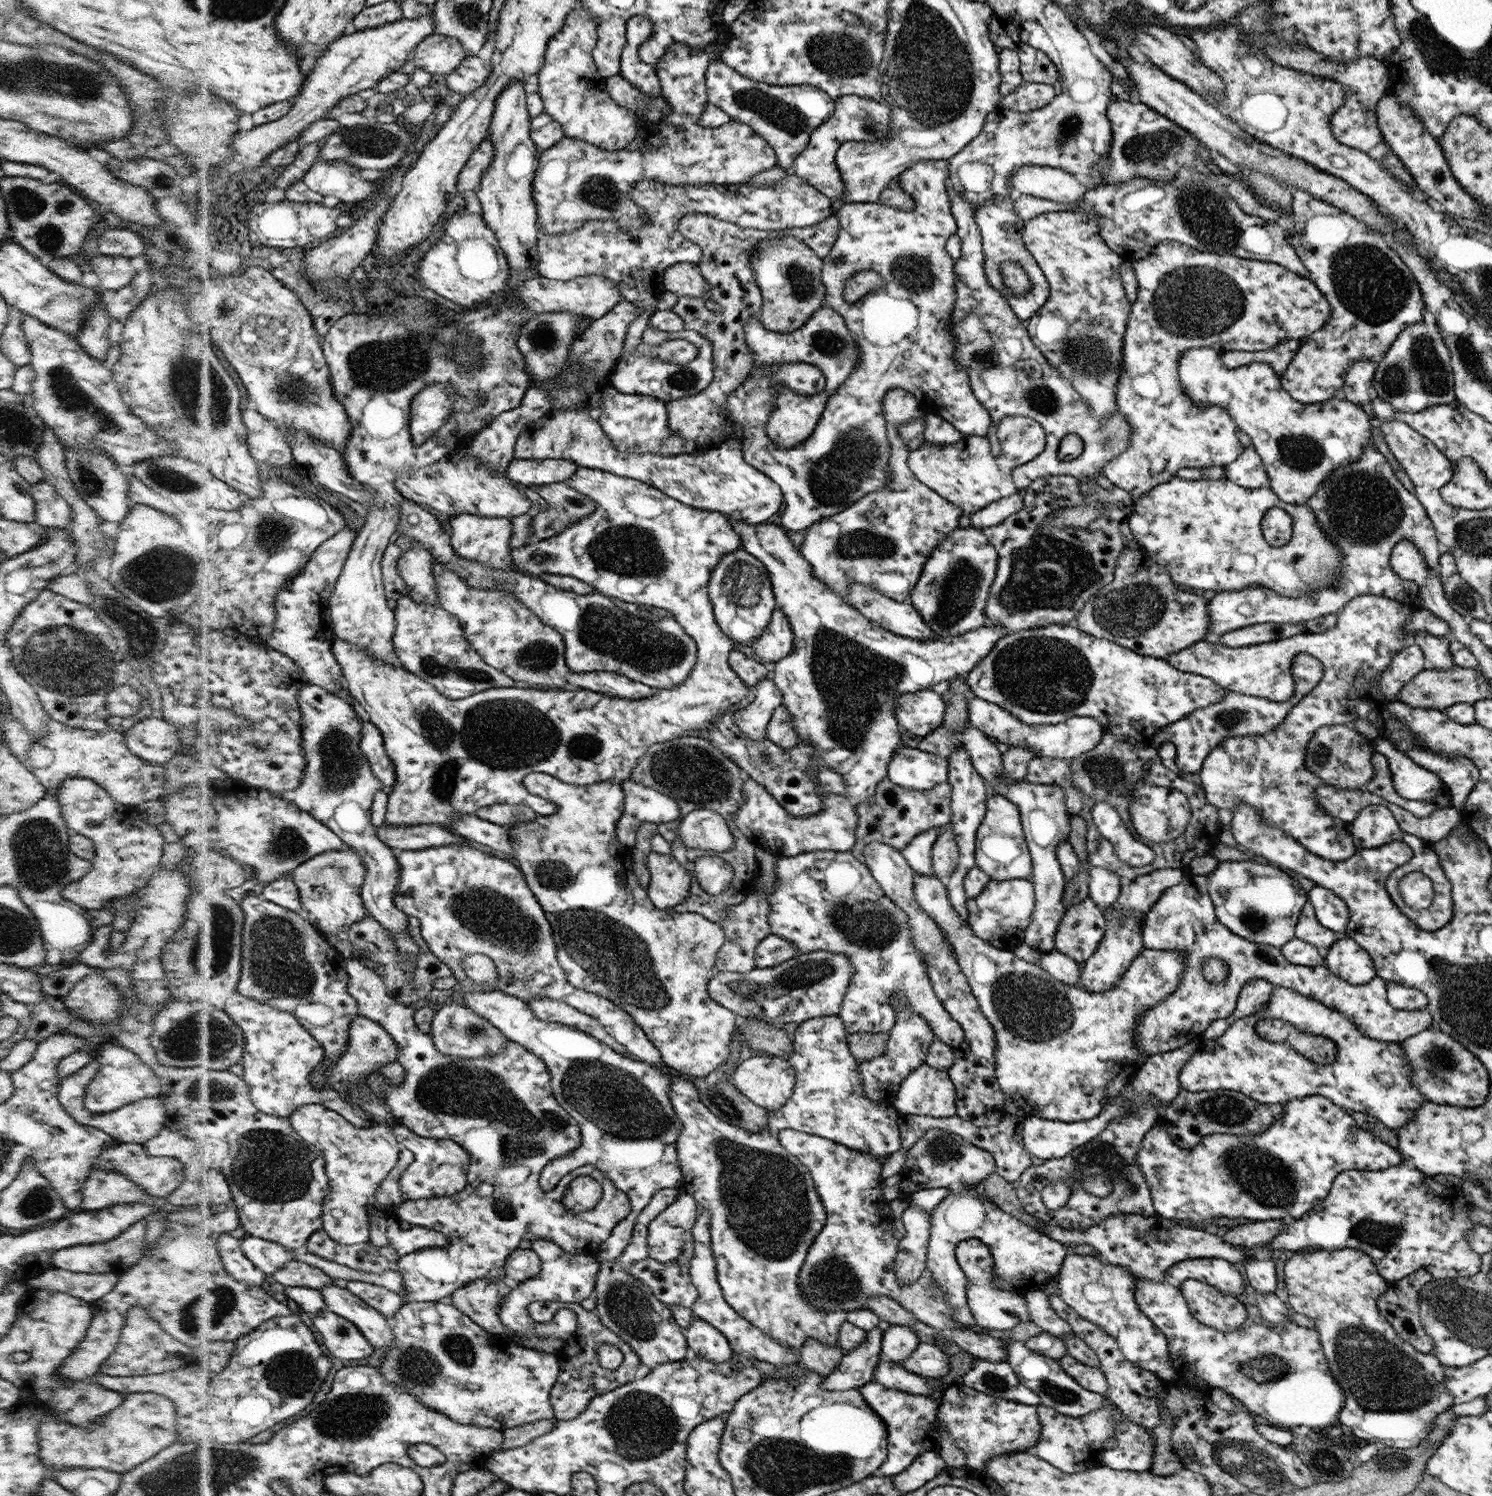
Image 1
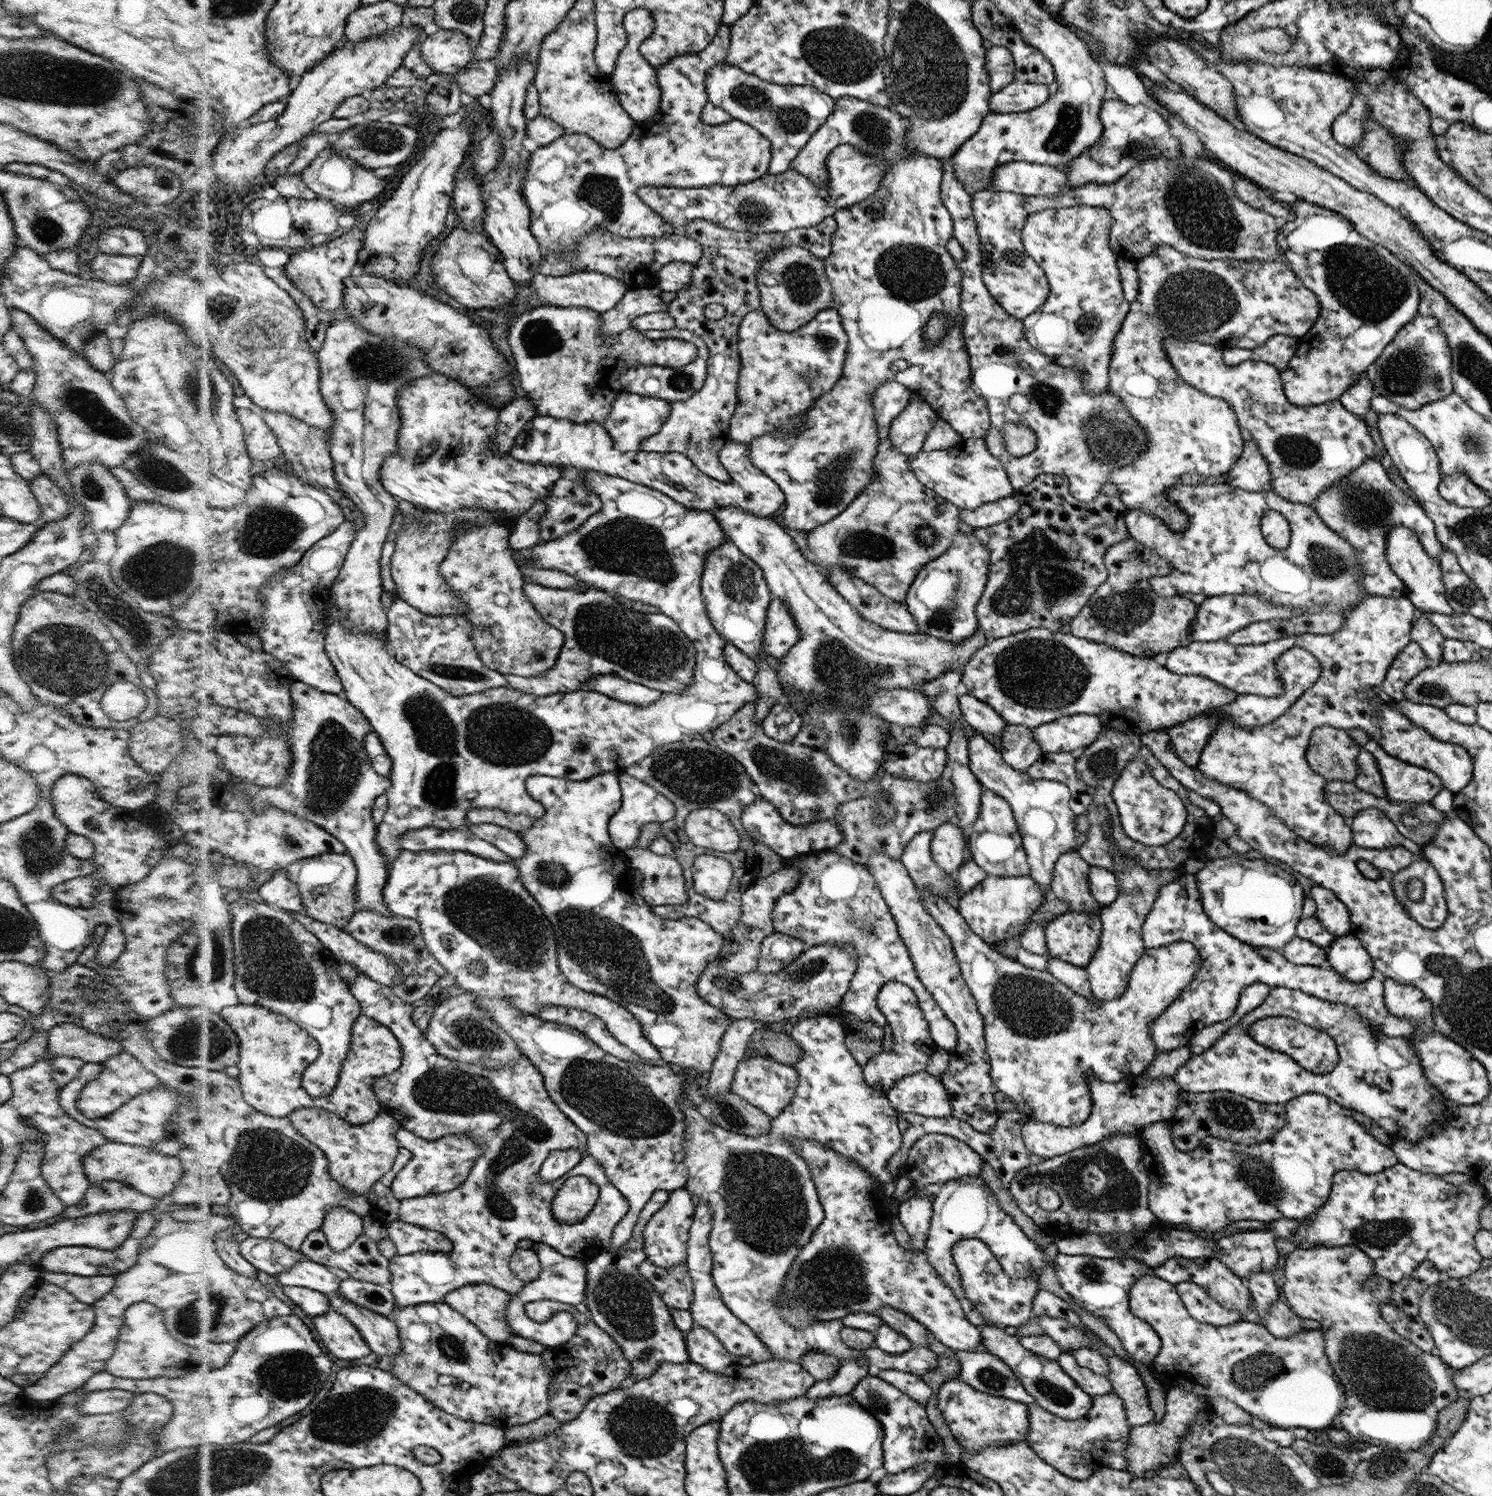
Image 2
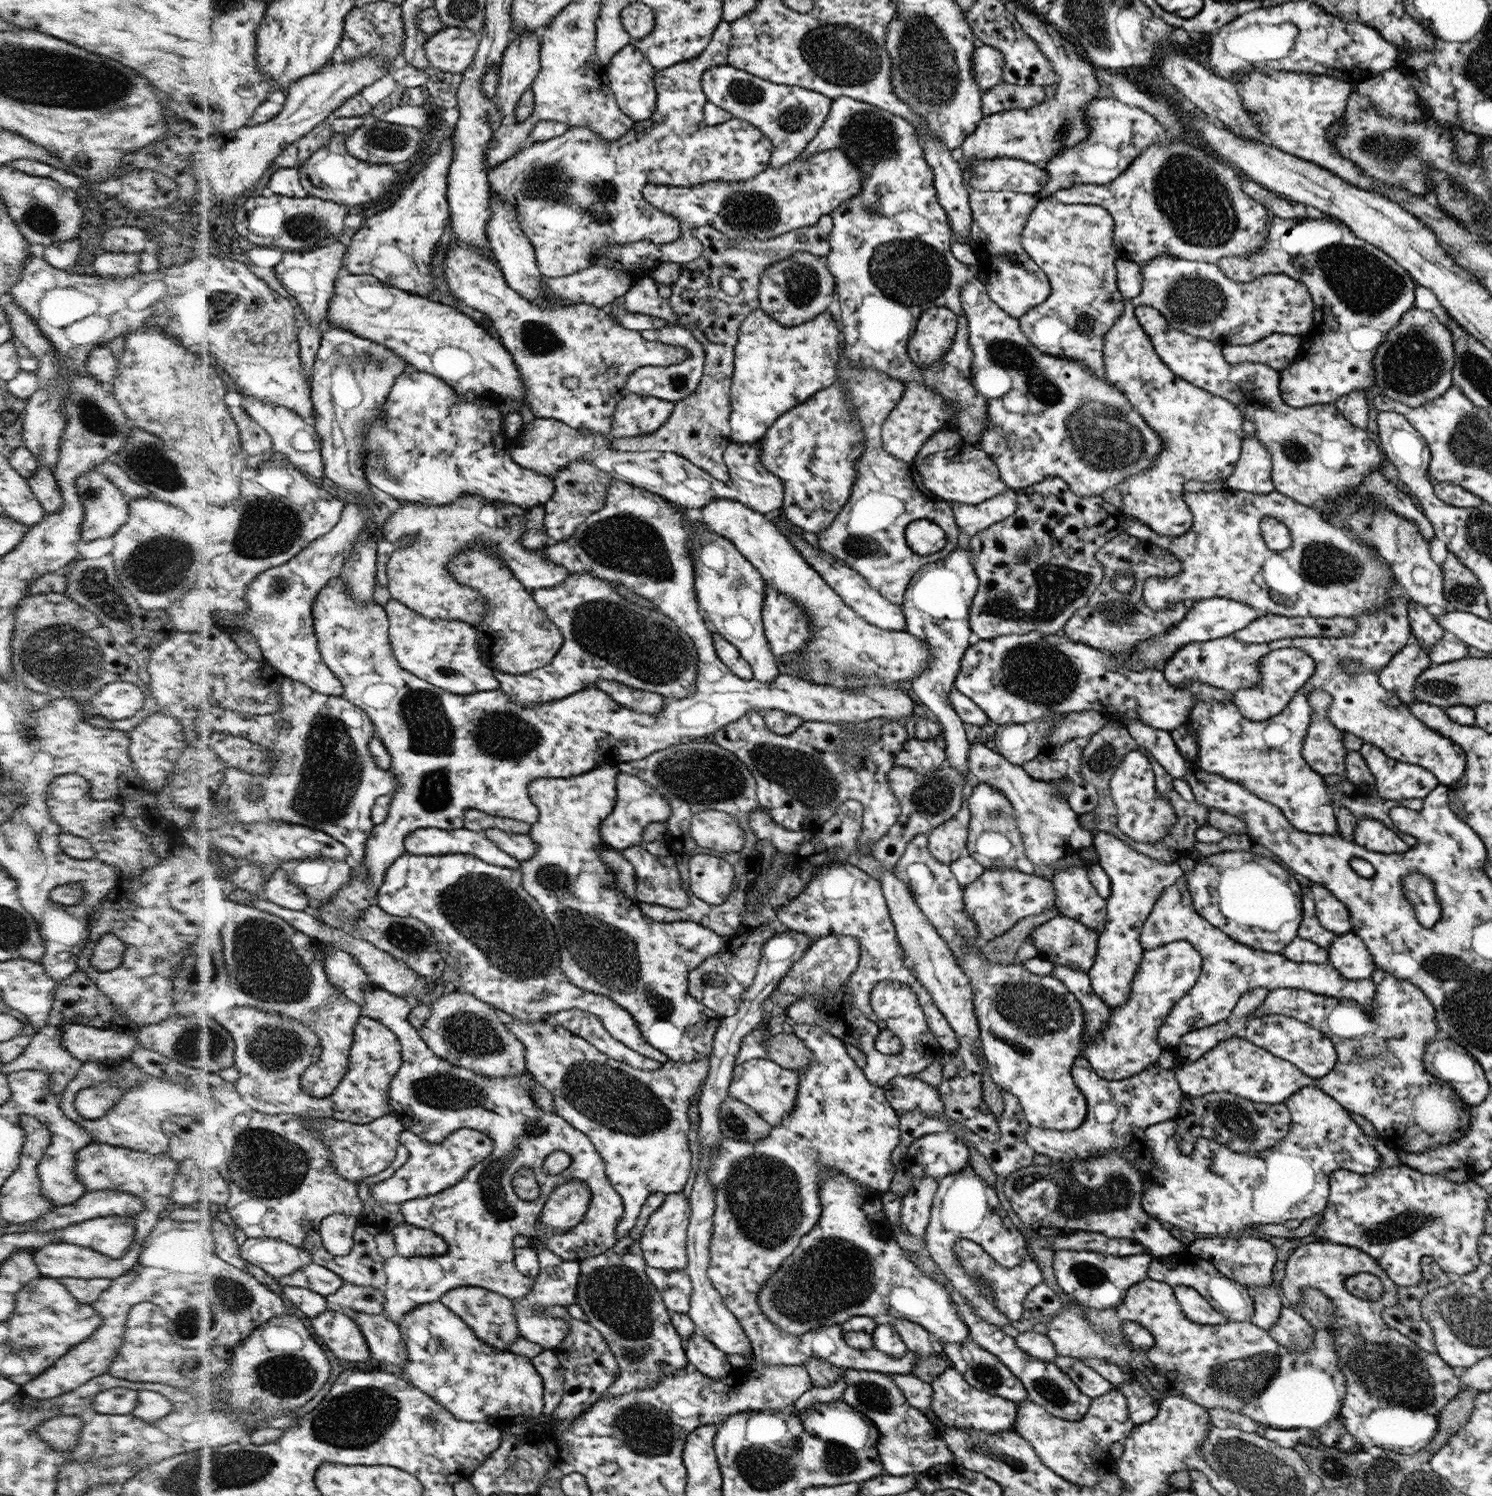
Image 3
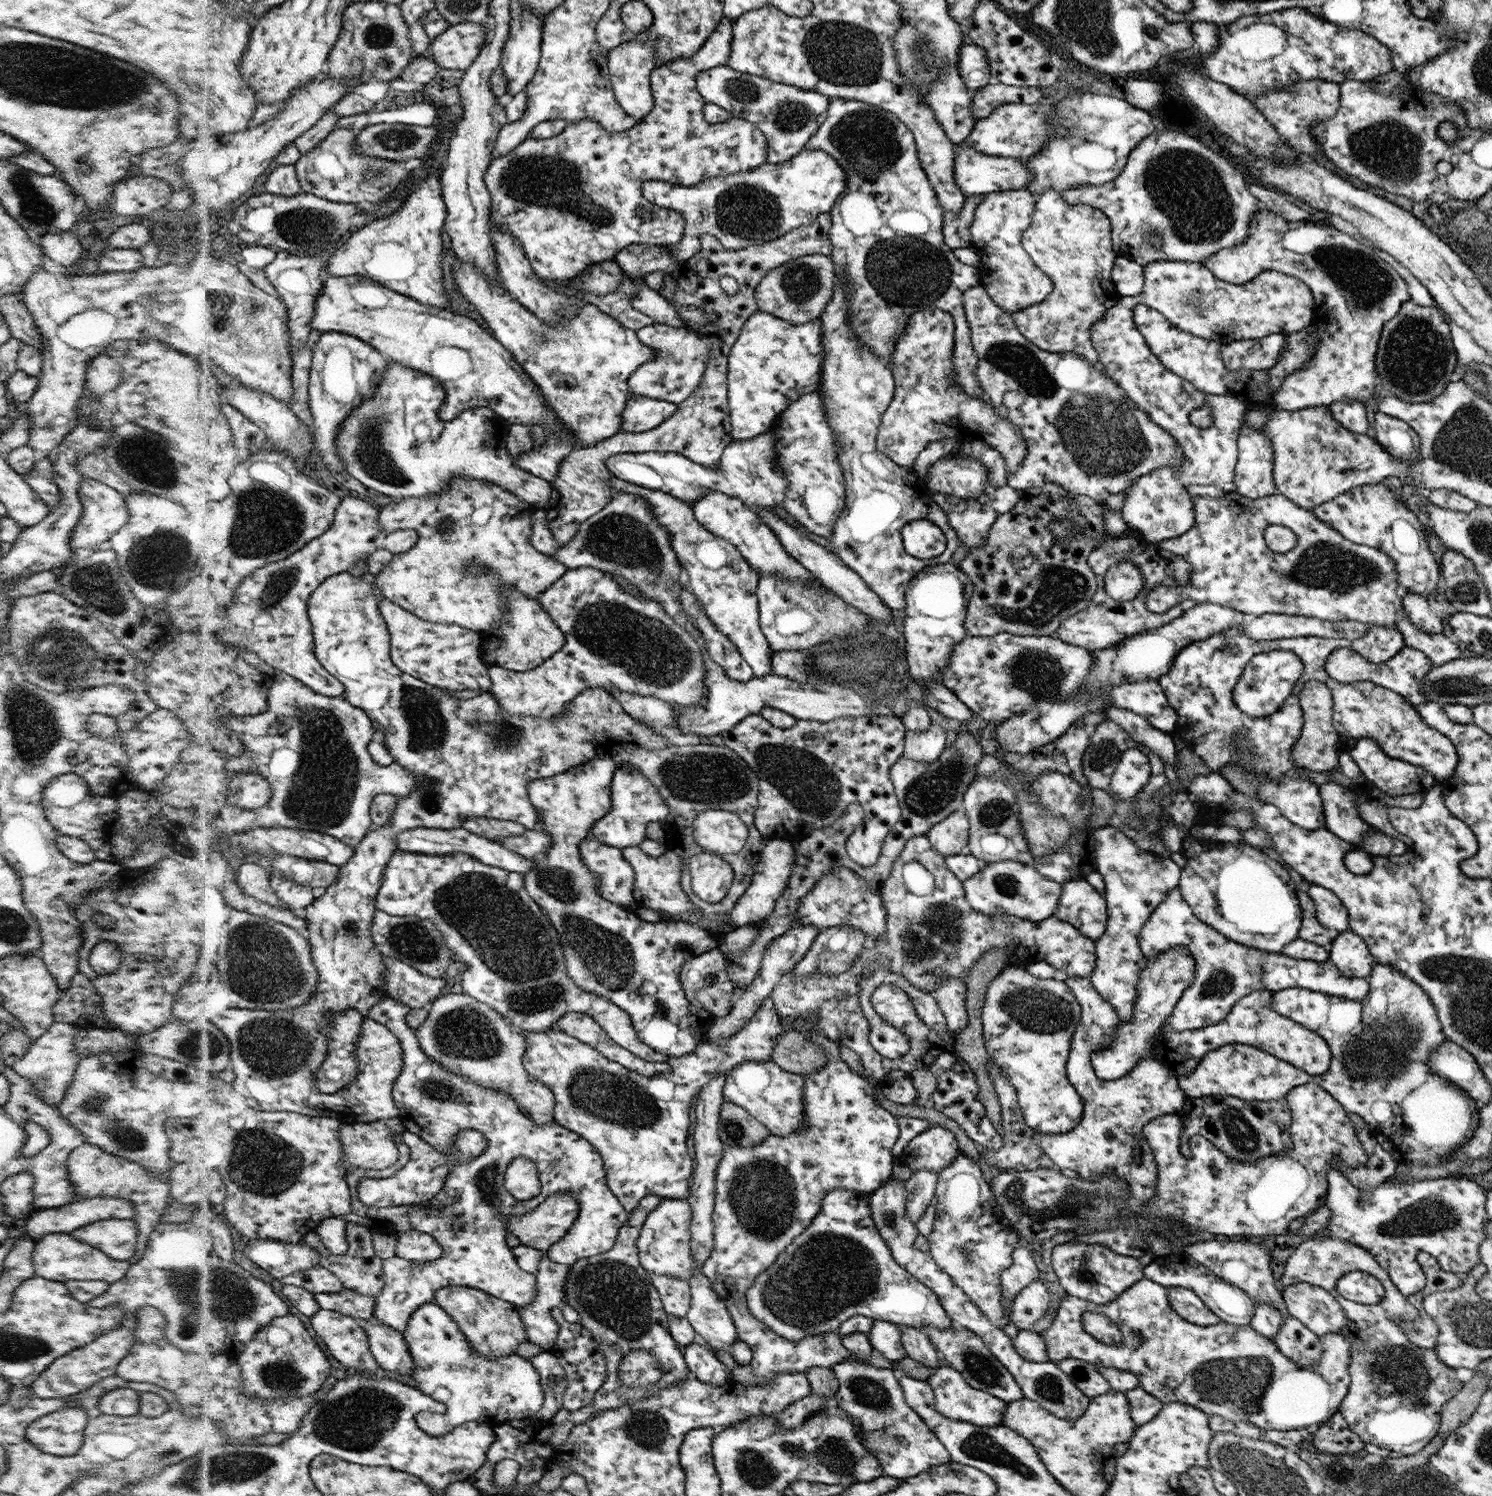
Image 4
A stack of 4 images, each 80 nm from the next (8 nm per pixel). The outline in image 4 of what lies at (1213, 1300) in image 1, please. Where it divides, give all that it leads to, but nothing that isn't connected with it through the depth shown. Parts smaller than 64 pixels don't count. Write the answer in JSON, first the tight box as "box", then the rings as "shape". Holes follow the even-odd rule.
{"box":[1168,1287,1222,1326],"shape":[[[1184,1287],[1168,1288],[1170,1303],[1175,1312],[1192,1324],[1212,1326],[1222,1322],[1216,1313],[1207,1307],[1204,1300],[1193,1290]]]}

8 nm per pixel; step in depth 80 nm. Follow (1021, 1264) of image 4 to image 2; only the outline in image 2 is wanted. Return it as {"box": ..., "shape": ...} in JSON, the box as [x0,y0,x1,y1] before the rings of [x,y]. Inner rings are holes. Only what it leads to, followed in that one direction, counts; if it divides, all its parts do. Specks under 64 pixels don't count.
{"box":[954,1239,1039,1331],"shape":[[[966,1239],[956,1243],[954,1259],[962,1274],[962,1288],[985,1320],[988,1320],[988,1324],[1012,1331],[1033,1316],[1031,1306],[1039,1286],[1034,1271],[1019,1279],[1007,1275],[988,1246],[977,1239]]]}

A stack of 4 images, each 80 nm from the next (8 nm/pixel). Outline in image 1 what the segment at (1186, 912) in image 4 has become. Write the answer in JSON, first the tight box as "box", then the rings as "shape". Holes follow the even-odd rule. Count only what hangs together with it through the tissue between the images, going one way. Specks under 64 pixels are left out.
{"box":[1135,873,1433,1062],"shape":[[[1191,873],[1175,885],[1164,892],[1142,922],[1145,948],[1178,951],[1187,960],[1187,970],[1179,988],[1157,1006],[1145,1010],[1137,1020],[1135,1045],[1145,1056],[1145,1062],[1149,1056],[1170,1052],[1196,1041],[1214,1020],[1232,1015],[1239,992],[1252,979],[1264,979],[1274,987],[1294,989],[1338,1009],[1358,1023],[1365,1035],[1379,1041],[1401,1043],[1433,1025],[1433,1018],[1426,1009],[1396,1010],[1390,1006],[1387,982],[1378,974],[1370,983],[1355,985],[1333,973],[1327,966],[1292,964],[1283,955],[1282,949],[1238,936],[1218,922],[1205,875]],[[1211,957],[1219,957],[1228,965],[1228,976],[1222,982],[1208,982],[1203,975],[1203,964]]]}

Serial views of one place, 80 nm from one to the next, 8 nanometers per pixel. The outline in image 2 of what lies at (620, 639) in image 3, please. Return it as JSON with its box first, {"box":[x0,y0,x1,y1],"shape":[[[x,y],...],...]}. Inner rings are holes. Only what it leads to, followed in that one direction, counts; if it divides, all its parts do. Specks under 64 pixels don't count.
{"box":[508,581,696,696],"shape":[[[584,581],[569,589],[548,588],[532,582],[525,582],[523,588],[547,624],[563,632],[566,643],[551,671],[541,678],[508,674],[508,688],[550,696],[579,691],[599,675],[615,675],[662,693],[668,692],[668,678],[686,687],[692,683],[696,659],[694,642],[664,613],[636,612],[620,599],[616,600],[613,592],[604,592]]]}

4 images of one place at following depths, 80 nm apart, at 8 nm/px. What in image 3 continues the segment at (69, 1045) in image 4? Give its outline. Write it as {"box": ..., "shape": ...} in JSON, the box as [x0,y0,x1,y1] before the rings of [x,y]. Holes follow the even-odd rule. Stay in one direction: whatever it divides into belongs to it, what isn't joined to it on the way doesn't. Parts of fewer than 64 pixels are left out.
{"box":[1,1026,81,1103],"shape":[[[46,1026],[43,1030],[37,1031],[31,1038],[30,1044],[26,1046],[26,1050],[20,1056],[2,1065],[1,1072],[5,1075],[9,1072],[31,1070],[32,1072],[44,1072],[49,1076],[50,1089],[52,1089],[52,1095],[56,1097],[56,1101],[60,1103],[62,1101],[62,1094],[68,1086],[68,1083],[78,1074],[81,1067],[81,1060],[78,1060],[75,1056],[68,1052],[68,1049],[64,1046],[63,1041],[64,1027]]]}

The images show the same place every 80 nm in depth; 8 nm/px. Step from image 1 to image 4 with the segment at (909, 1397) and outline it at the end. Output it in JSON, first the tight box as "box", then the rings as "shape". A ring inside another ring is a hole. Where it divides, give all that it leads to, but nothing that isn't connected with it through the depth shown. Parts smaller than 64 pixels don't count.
{"box":[830,1359,951,1479],"shape":[[[850,1359],[833,1364],[830,1368],[835,1370],[836,1378],[839,1379],[839,1390],[835,1392],[834,1403],[860,1427],[861,1443],[876,1458],[886,1474],[903,1479],[951,1462],[947,1447],[923,1417],[907,1403],[898,1373]]]}

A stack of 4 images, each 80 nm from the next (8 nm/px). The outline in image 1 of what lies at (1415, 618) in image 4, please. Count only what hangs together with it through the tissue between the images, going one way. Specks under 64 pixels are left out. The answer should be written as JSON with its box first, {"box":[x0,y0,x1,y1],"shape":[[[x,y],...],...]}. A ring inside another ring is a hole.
{"box":[1410,632,1456,670],"shape":[[[1420,632],[1420,634],[1414,634],[1410,641],[1422,650],[1424,659],[1428,663],[1427,668],[1448,670],[1448,668],[1456,666],[1453,664],[1450,644],[1446,637]]]}

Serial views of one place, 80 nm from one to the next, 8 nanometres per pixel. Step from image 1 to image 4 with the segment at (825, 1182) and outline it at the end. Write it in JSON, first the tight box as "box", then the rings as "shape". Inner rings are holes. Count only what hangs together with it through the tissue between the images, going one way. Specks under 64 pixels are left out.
{"box":[746,1188,955,1342],"shape":[[[847,1188],[828,1192],[823,1198],[822,1210],[811,1226],[778,1256],[768,1270],[754,1279],[750,1290],[746,1292],[747,1307],[758,1320],[762,1320],[772,1329],[774,1334],[798,1342],[807,1336],[835,1332],[856,1315],[916,1328],[932,1325],[939,1329],[949,1329],[955,1324],[950,1313],[943,1307],[942,1300],[939,1300],[938,1293],[918,1277],[912,1276],[895,1260],[890,1244],[887,1244],[876,1226],[868,1195],[869,1193]]]}

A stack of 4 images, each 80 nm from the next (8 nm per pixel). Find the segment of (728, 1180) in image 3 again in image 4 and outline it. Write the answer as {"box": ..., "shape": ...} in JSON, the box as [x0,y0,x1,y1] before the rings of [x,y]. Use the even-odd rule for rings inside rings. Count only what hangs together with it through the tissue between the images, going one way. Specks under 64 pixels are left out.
{"box":[701,1032,900,1386],"shape":[[[804,1032],[804,1035],[827,1054],[827,1064],[823,1068],[804,1076],[804,1128],[788,1137],[770,1134],[760,1144],[748,1148],[726,1146],[723,1159],[720,1160],[718,1171],[715,1173],[715,1210],[712,1224],[714,1248],[701,1271],[711,1280],[712,1287],[727,1305],[738,1329],[739,1339],[751,1348],[751,1361],[747,1365],[738,1365],[731,1371],[731,1379],[742,1386],[764,1386],[780,1373],[806,1373],[813,1367],[831,1367],[848,1359],[896,1372],[893,1361],[882,1356],[876,1349],[873,1349],[868,1358],[858,1358],[851,1354],[844,1348],[842,1336],[836,1331],[807,1336],[798,1342],[774,1334],[772,1329],[762,1320],[758,1320],[747,1307],[746,1292],[750,1290],[754,1279],[768,1270],[778,1256],[811,1226],[822,1210],[823,1198],[828,1192],[837,1188],[847,1188],[870,1193],[884,1186],[892,1178],[895,1170],[896,1158],[892,1156],[892,1147],[899,1138],[900,1126],[896,1117],[878,1105],[876,1090],[879,1088],[872,1087],[863,1073],[856,1072],[846,1060],[843,1060],[838,1041],[816,1032]]]}

